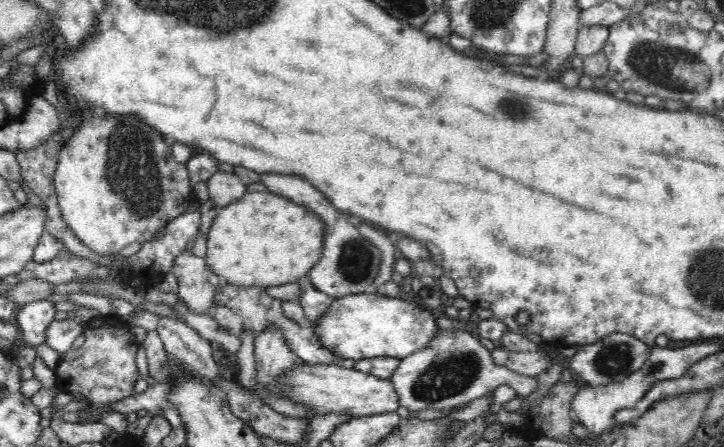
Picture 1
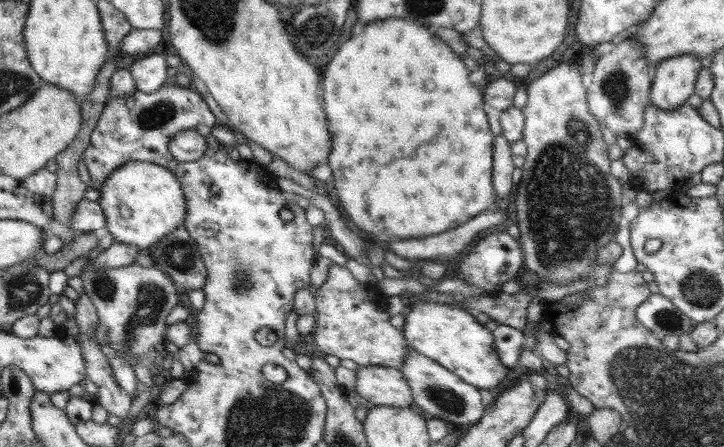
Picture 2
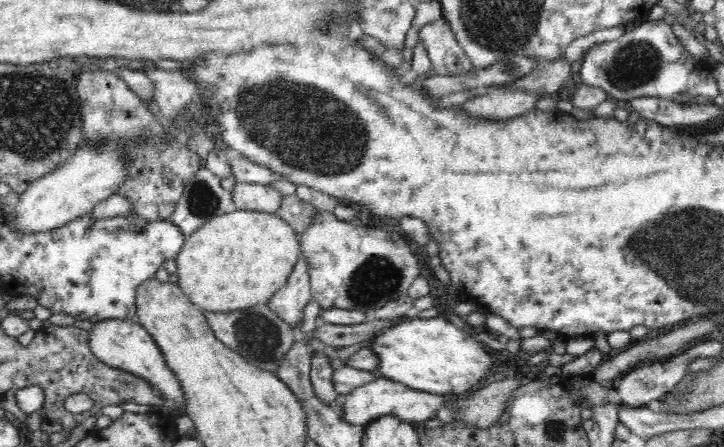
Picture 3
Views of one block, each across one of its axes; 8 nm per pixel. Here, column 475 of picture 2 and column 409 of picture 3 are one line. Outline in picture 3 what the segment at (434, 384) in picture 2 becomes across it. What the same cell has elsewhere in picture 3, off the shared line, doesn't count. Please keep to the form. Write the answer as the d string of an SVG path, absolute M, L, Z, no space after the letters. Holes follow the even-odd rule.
M385 377L368 382L365 386L360 386L357 390L344 395L342 398L343 410L345 411L344 421L362 426L387 415L394 415L394 417L402 421L408 421L410 424L423 425L434 414L437 414L438 410L443 408L448 400L448 397L442 394L429 394L422 390L415 390L410 386L405 386Z

